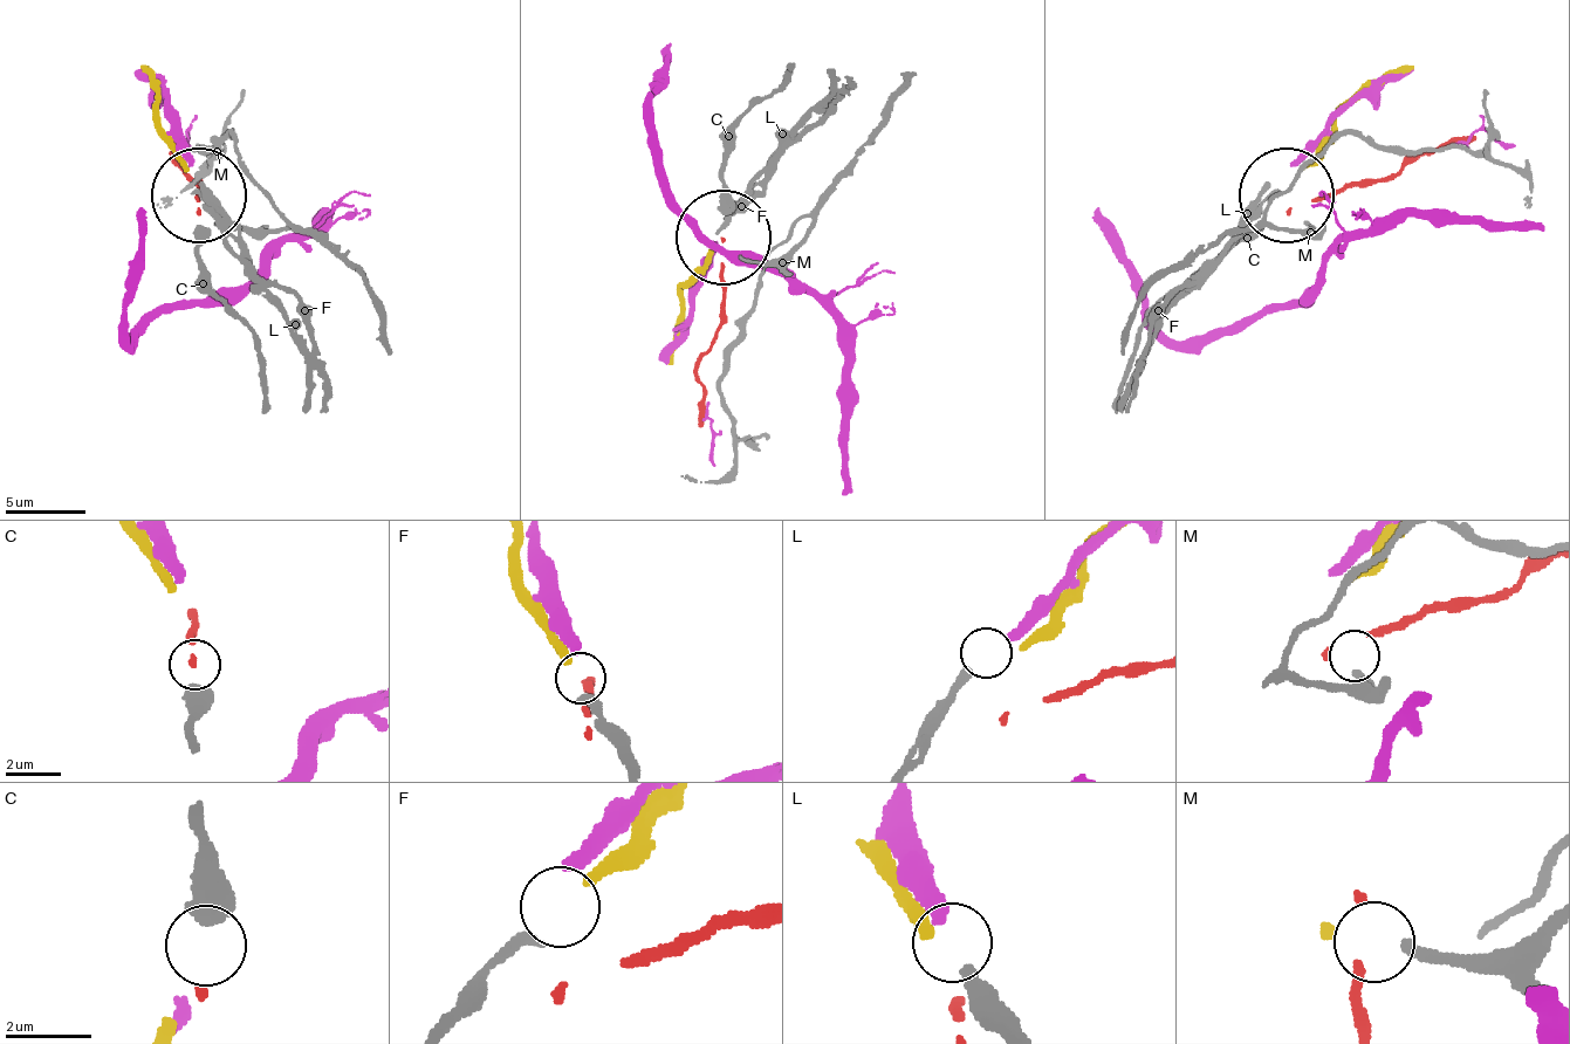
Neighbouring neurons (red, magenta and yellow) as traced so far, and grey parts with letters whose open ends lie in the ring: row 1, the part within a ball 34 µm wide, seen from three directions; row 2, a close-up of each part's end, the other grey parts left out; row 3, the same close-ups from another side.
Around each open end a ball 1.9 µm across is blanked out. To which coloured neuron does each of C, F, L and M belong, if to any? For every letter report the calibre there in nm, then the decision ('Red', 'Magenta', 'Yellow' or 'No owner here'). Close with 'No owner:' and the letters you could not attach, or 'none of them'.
C: Thickness 550 nm. Red
F: Thickness 240 nm. Yellow
L: Thickness 360 nm. Magenta
M: Thickness 280 nm. No owner here
No owner: M

